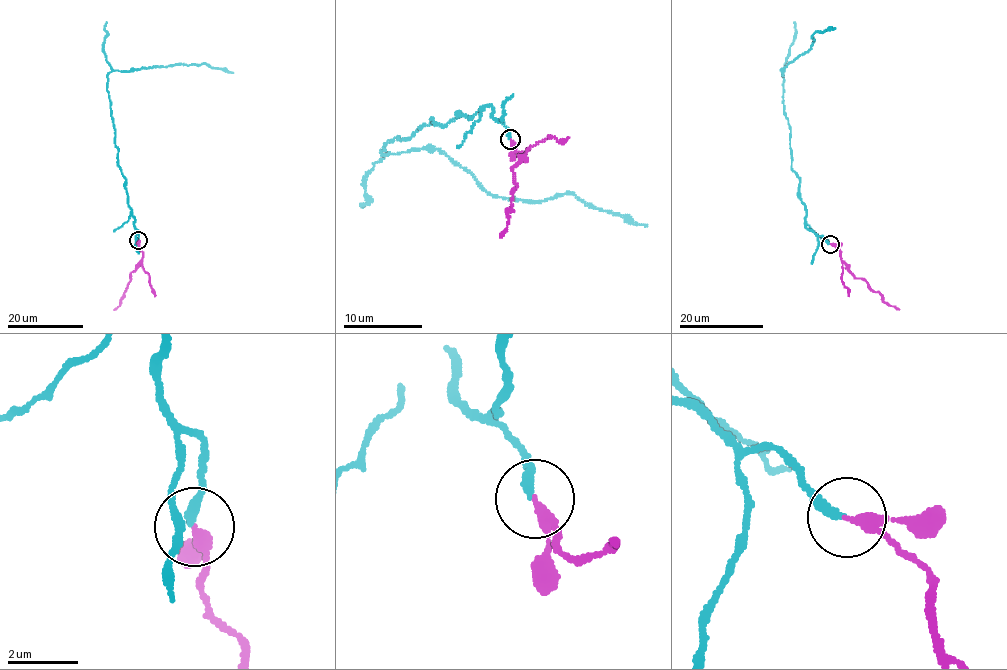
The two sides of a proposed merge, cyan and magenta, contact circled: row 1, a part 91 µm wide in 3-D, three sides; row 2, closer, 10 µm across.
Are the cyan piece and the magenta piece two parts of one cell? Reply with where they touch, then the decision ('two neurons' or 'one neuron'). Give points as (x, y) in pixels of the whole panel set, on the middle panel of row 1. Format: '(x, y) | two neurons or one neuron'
(510, 139) | one neuron

